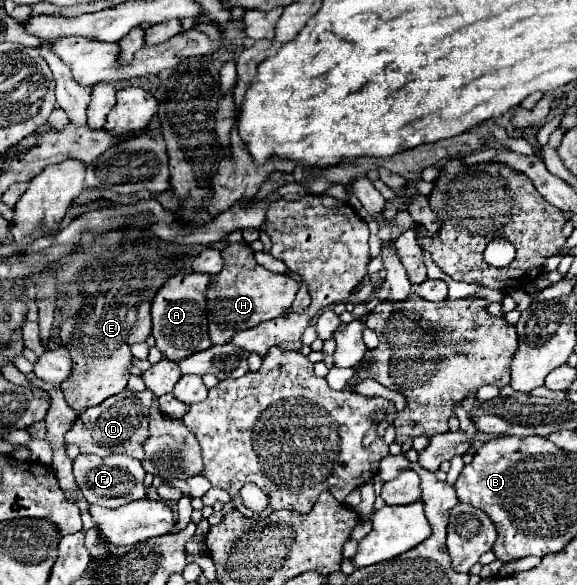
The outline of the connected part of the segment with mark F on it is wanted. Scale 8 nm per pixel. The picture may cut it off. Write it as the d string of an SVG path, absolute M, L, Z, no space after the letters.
M78 455L74 459L74 479L84 493L88 503L96 503L102 507L120 507L130 501L144 499L144 469L138 459L132 459L128 455L110 455L110 457L98 457L98 455Z

